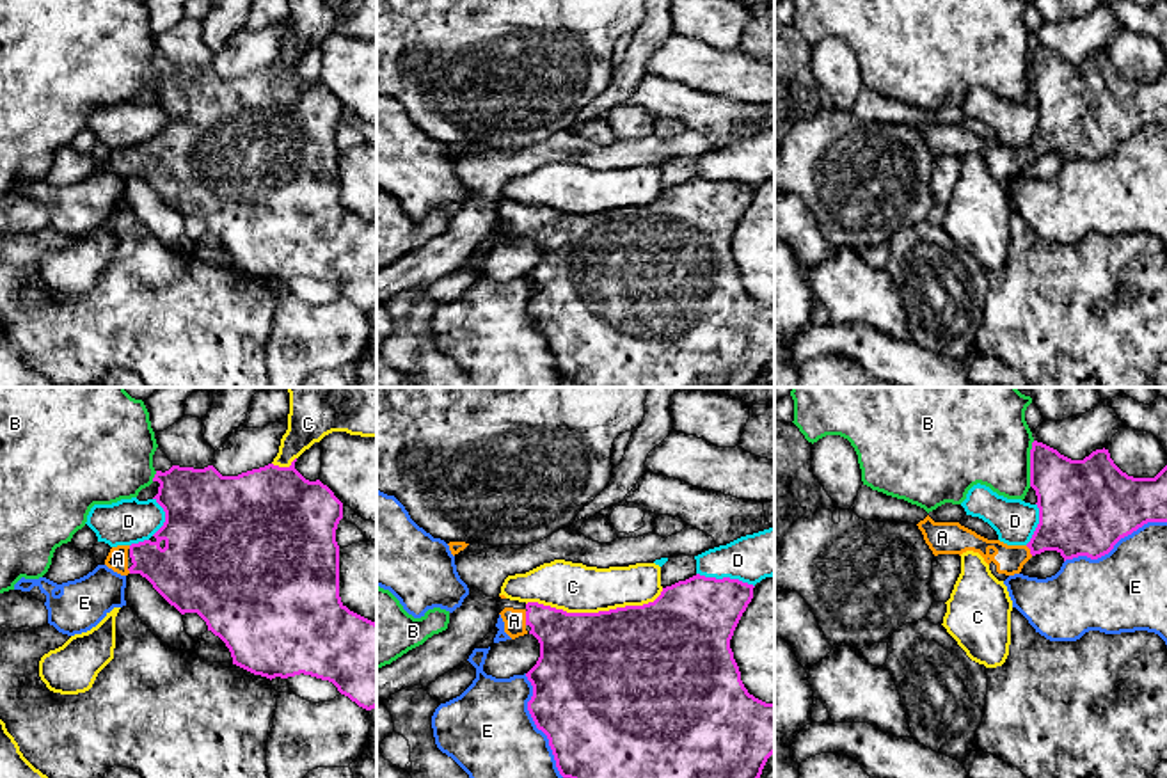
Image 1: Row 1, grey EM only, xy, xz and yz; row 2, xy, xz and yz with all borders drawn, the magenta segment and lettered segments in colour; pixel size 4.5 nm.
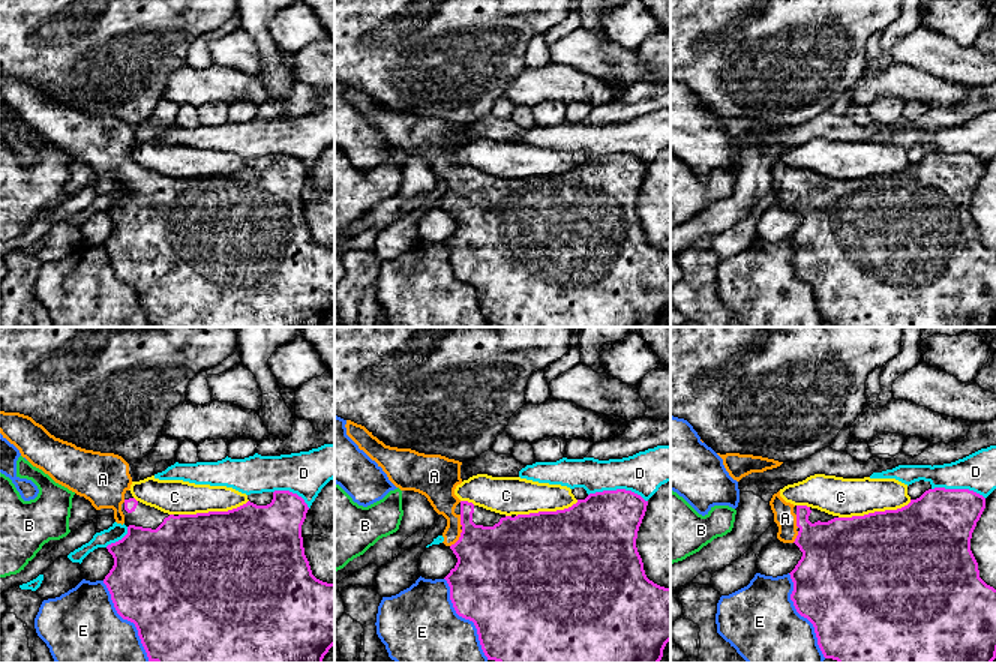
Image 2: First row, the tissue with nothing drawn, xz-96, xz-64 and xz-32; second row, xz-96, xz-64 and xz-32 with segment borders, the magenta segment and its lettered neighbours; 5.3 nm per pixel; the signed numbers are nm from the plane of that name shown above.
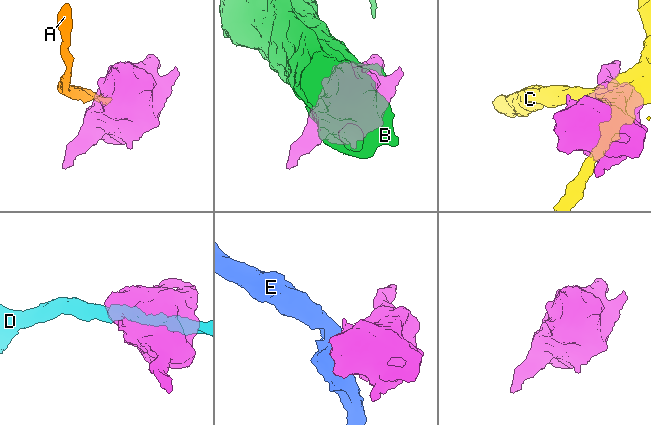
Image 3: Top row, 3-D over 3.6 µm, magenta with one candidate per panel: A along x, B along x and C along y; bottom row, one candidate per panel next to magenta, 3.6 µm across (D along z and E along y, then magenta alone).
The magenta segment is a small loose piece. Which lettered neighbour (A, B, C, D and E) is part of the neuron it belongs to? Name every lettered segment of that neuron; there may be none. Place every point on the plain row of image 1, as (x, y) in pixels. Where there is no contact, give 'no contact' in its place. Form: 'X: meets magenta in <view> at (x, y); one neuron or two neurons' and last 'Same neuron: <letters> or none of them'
A: meets magenta in xz at (526, 221); one neuron
B: meets magenta in yz at (1031, 66); two neurons
C: meets magenta in xz at (595, 215); two neurons
D: meets magenta in xz at (725, 180); two neurons
E: meets magenta in xz at (535, 325); two neurons
Same neuron: A

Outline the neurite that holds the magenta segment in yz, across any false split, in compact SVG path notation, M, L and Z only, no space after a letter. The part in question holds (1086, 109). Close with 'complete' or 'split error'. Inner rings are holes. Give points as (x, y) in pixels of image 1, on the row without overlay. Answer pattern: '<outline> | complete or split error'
M1034 43L1030 52L1030 89L1037 98L1039 126L1027 146L1030 156L1057 153L1064 163L1078 158L1098 162L1114 147L1147 124L1167 124L1167 67L1155 80L1133 80L1110 60L1108 52L1096 52L1084 62L1071 62L1057 52Z | complete

